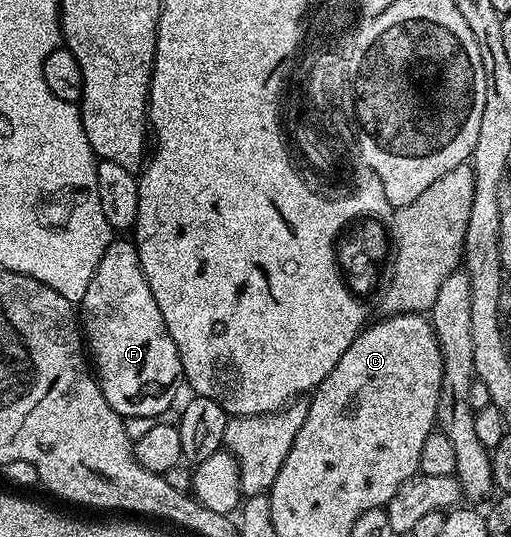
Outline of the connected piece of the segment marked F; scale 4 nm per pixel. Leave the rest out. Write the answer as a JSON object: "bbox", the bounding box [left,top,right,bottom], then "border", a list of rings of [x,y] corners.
{"bbox":[78,238,182,419],"border":[[[113,238],[106,253],[102,253],[102,261],[98,261],[98,269],[94,269],[90,285],[86,285],[86,297],[79,301],[78,315],[82,320],[82,334],[94,364],[96,381],[106,401],[120,416],[124,419],[156,419],[167,407],[177,402],[176,391],[172,386],[176,379],[178,383],[182,375],[178,349],[174,345],[174,337],[170,337],[166,329],[166,321],[162,321],[162,309],[158,309],[154,293],[150,293],[150,285],[146,285],[146,273],[142,273],[142,261],[138,261],[138,249],[131,238]]]}

